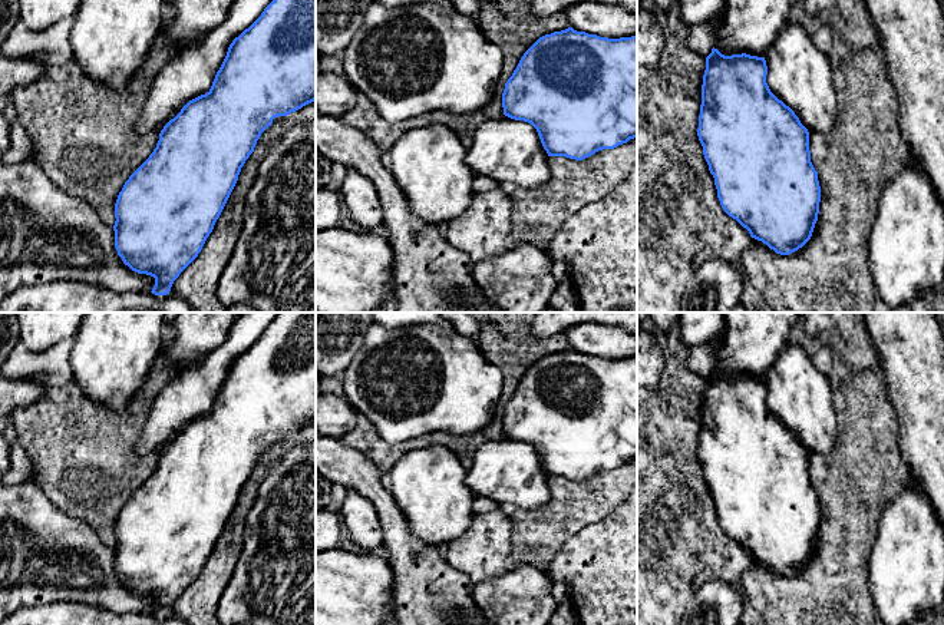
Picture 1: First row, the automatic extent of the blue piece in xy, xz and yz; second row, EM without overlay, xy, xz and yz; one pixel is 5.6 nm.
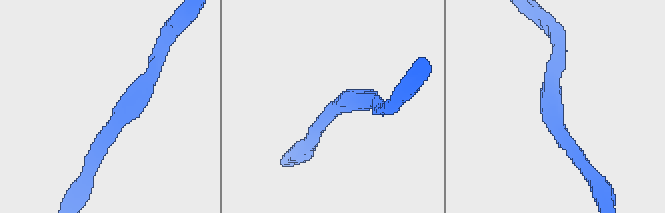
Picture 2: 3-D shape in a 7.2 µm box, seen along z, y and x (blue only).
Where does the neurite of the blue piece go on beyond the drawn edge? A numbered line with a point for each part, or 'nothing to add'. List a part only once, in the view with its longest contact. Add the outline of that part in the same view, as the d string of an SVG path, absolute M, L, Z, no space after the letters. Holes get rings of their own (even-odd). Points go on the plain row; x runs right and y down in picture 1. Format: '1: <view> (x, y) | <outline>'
1: xy (190, 394) | M242 312L221 345L178 370L152 403L135 446L139 457L162 452L189 421L209 413L232 361L261 337L277 314Z

